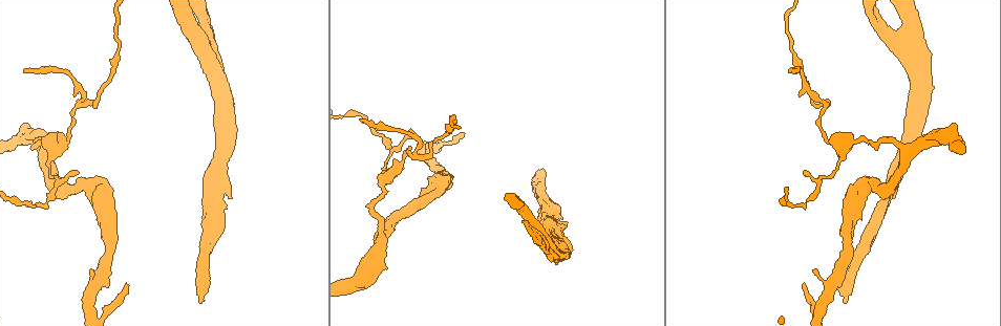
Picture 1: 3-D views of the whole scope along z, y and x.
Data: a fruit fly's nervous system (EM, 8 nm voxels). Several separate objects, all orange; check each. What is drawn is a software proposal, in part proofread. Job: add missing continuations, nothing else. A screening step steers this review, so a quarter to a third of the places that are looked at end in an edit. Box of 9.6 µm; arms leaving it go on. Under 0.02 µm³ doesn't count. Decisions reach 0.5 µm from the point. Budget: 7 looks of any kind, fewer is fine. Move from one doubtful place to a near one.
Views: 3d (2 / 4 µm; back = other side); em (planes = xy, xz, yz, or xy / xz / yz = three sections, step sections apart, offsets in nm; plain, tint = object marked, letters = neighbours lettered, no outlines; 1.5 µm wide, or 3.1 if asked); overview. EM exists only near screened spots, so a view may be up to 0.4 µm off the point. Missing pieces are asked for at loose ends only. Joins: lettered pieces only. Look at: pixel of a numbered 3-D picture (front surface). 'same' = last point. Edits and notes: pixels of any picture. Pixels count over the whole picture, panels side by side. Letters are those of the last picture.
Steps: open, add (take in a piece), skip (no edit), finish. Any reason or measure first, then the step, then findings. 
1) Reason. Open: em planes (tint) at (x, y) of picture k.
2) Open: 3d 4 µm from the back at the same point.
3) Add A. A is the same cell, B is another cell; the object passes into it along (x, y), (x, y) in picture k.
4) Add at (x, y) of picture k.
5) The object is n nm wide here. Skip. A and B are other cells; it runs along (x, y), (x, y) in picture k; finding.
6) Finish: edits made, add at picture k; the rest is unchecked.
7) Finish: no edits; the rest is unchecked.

An open end. Open: 3d 2 µm at (77, 173) of picture 1.

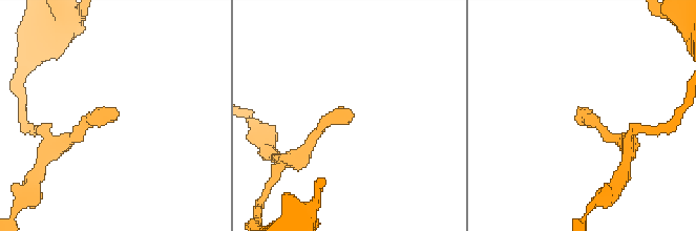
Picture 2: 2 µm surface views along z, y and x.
Now the EM. Open: em 3.1 µm xy step 16 (plain) at (351, 120) of picture 2.

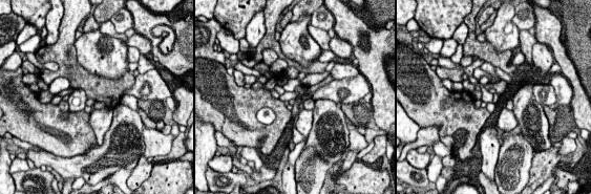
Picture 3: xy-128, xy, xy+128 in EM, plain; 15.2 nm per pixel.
What lies round it. Open: em 3.1 µm xy step 16 (letters) at the same point.

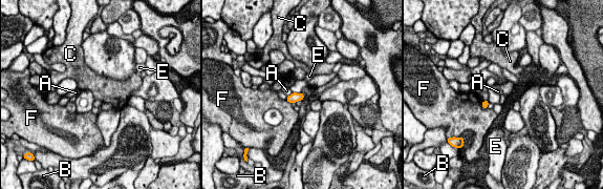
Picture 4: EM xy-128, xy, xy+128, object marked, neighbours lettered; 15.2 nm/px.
Skip. A, B, C, E and F are other cells; a border runs along (293, 91), (301, 92) in picture 4; none of them fits.

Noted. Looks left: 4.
Branch stops here. Open: em planes (letters) at (199, 301) of picture 1.

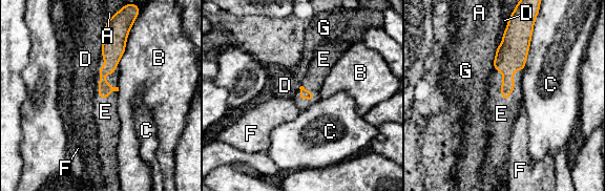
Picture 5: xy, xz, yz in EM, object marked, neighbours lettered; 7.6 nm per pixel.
Add E. E is the same cell, A, B, C, D, F and G are other cells; the object passes into it along (514, 51), (514, 84), (501, 113) in picture 5; the neuron continues.

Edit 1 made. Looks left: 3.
Free end. Open: 3d 2 µm at (907, 123) of picture 1.

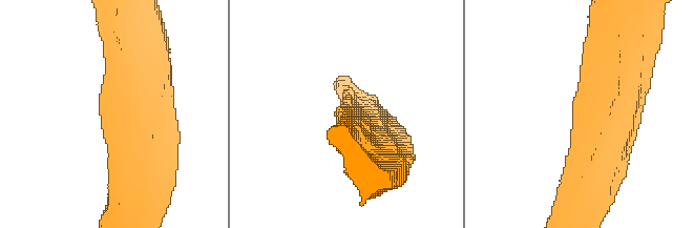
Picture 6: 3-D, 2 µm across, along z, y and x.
Now the EM. Open: em planes (letters) at (101, 117) of picture 6.

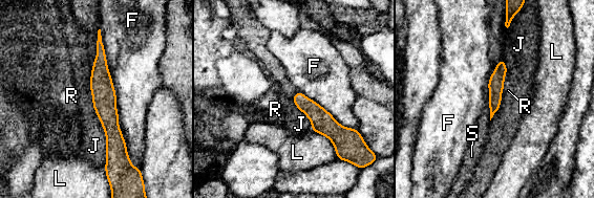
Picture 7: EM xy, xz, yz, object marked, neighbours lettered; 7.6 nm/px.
The object is 130 nm wide here. Skip. F, J, L, R and S are other cells; it runs along (99, 43), (112, 131), (108, 160) in picture 7; no lettered piece goes on from it.

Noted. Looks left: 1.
Finish: edits made, add at picture 5; the rest is unchecked.

